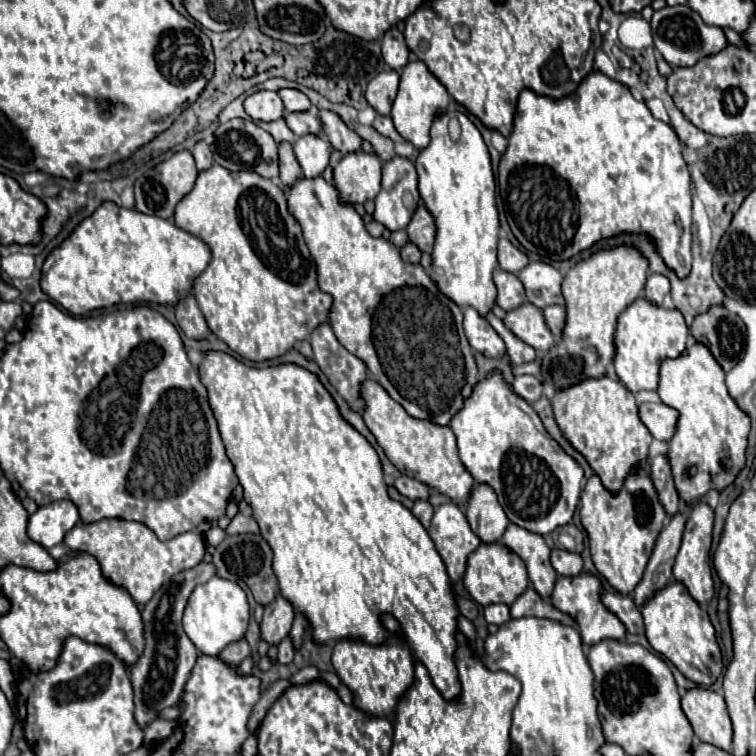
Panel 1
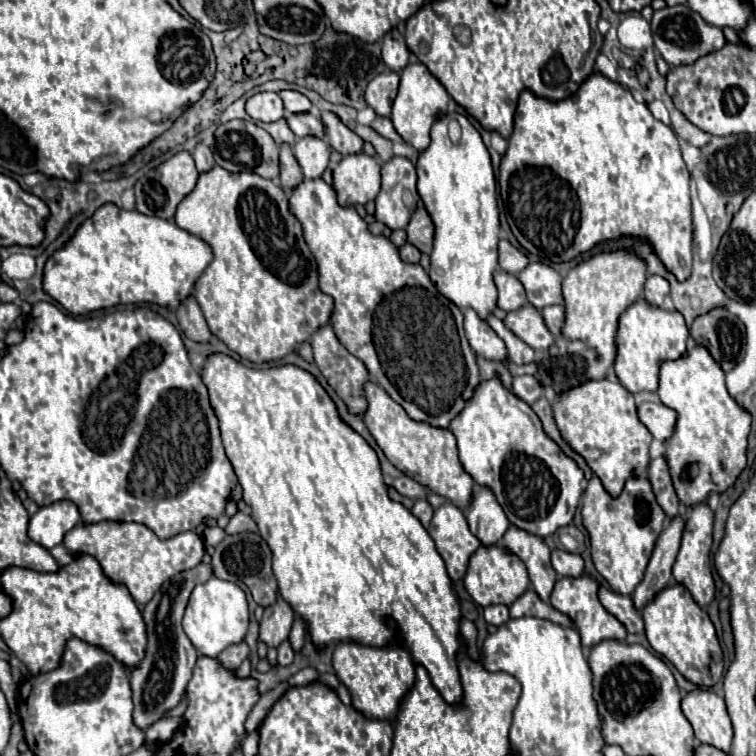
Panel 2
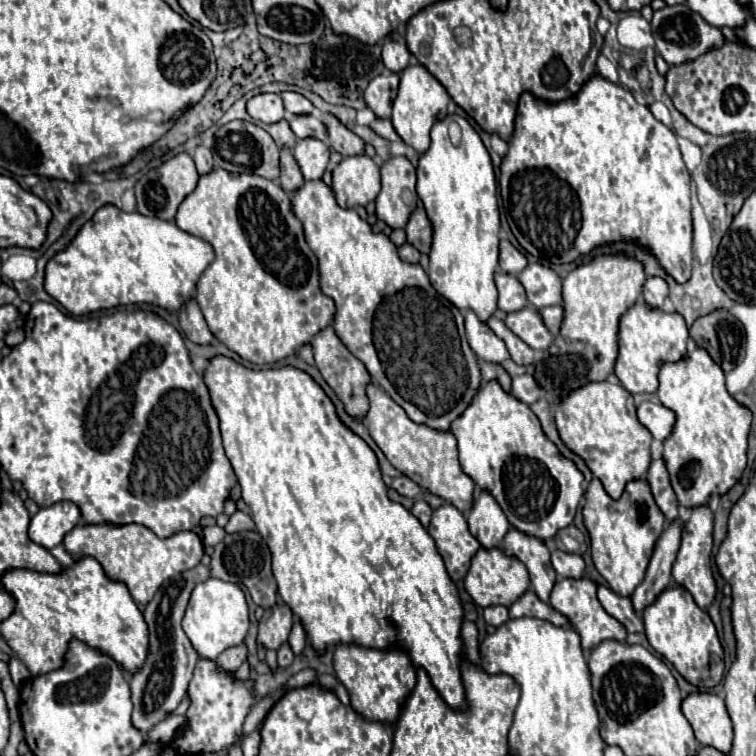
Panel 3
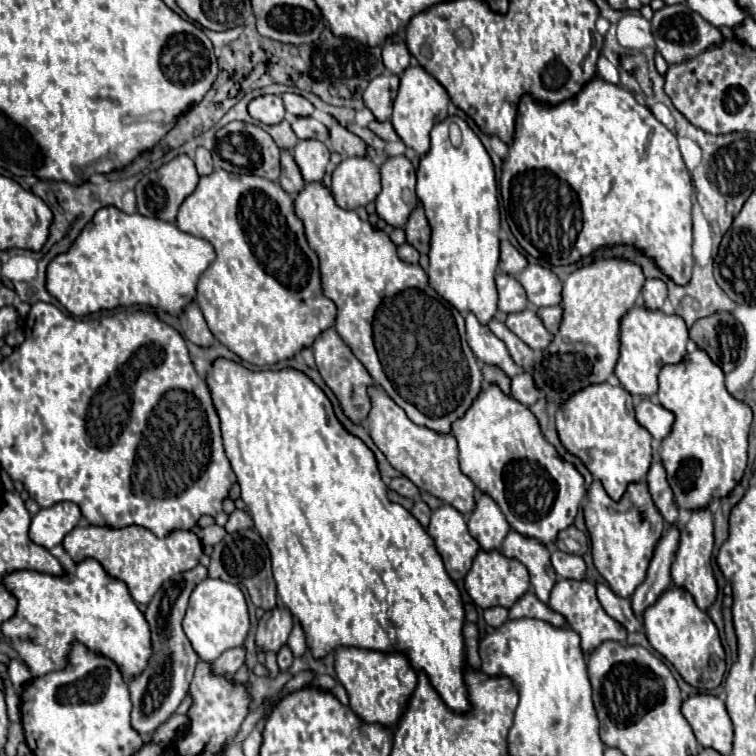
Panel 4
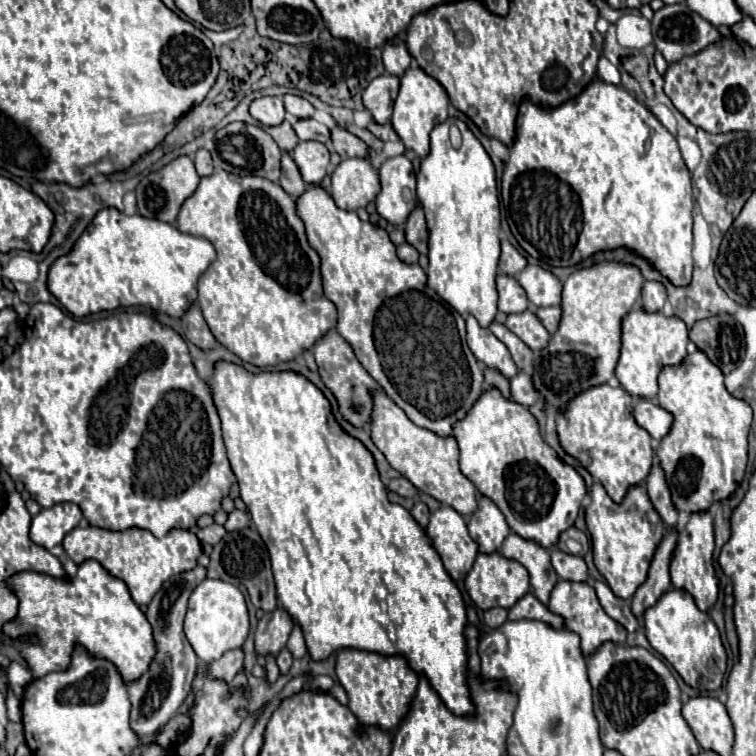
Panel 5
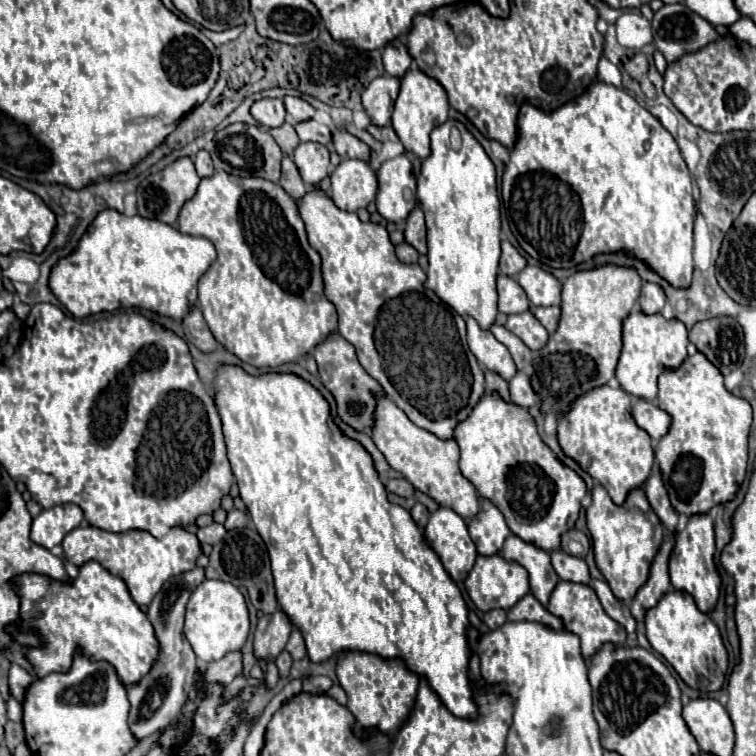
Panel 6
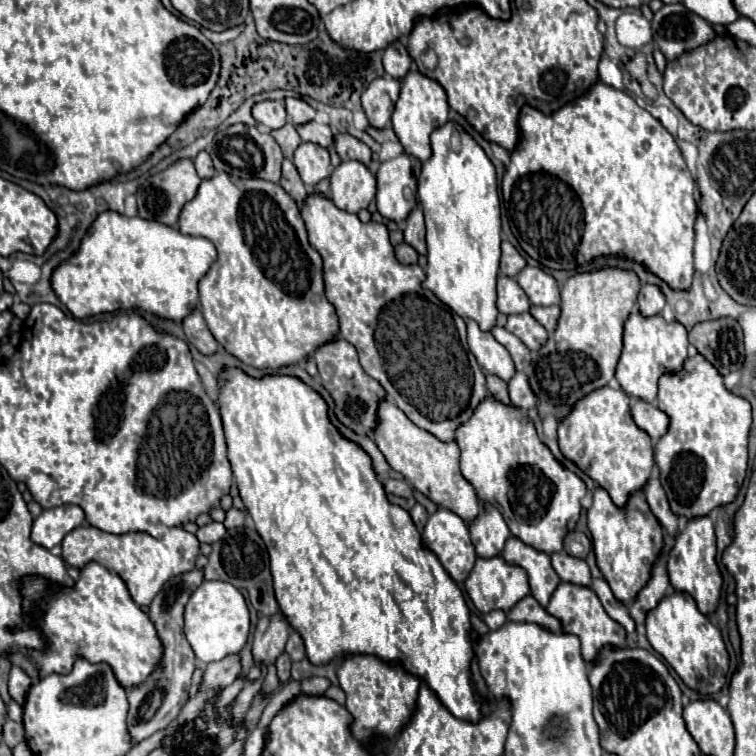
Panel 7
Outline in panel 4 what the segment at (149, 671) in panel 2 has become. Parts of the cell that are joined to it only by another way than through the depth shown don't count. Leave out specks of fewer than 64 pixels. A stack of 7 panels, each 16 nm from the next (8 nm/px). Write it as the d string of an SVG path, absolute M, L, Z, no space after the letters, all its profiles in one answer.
M198 564L192 570L186 570L182 574L172 576L162 584L162 588L156 592L156 596L150 600L150 604L144 610L146 622L150 624L150 636L152 636L152 656L148 658L146 668L134 676L130 686L130 698L132 698L132 726L140 734L150 734L158 724L168 720L180 702L188 694L188 684L194 676L194 668L198 664L198 654L194 652L190 640L186 638L182 630L182 618L188 606L190 592L208 578L208 568Z

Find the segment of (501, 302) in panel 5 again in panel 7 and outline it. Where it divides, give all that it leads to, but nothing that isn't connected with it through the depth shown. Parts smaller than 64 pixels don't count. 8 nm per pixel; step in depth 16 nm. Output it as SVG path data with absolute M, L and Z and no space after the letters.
M498 276L498 310L502 314L522 314L528 312L530 300L526 292L514 278Z

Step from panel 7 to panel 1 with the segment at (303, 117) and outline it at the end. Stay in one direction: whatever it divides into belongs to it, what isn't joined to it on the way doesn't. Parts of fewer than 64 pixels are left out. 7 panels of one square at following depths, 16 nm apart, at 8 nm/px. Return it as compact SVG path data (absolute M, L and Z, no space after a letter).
M282 88L282 90L278 90L278 96L282 98L284 108L286 108L288 112L302 112L302 110L310 110L310 108L312 108L308 96L302 94L300 90Z

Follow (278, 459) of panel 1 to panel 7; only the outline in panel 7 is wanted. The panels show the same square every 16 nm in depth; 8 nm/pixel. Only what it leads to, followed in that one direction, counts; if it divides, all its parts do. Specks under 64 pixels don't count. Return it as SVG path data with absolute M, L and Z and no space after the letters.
M222 368L218 374L218 406L220 406L220 416L224 424L224 436L226 436L226 446L228 446L228 460L232 464L232 472L240 490L240 498L246 504L246 510L250 512L258 534L262 536L266 550L270 554L270 568L272 568L272 578L274 578L274 590L276 590L276 600L280 604L280 610L288 618L290 626L298 630L304 638L306 644L306 656L310 658L312 664L326 664L330 660L338 660L346 654L374 654L386 662L400 660L404 668L424 680L430 690L440 698L440 702L456 716L462 720L476 722L480 720L480 704L478 696L474 692L474 682L470 674L470 660L474 656L474 648L470 642L470 610L464 602L464 596L456 582L444 572L444 566L428 548L424 548L424 540L420 540L420 530L412 522L410 514L396 506L390 504L384 492L384 486L380 484L370 456L352 440L344 438L338 428L332 424L328 416L328 404L324 398L310 388L306 382L302 382L296 376L278 376L278 374L266 374L262 378L252 378L240 368Z

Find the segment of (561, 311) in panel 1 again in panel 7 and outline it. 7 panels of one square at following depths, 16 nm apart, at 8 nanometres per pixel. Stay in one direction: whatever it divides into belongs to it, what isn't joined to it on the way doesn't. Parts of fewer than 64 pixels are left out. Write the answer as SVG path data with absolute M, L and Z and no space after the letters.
M532 306L530 308L532 316L552 334L556 330L556 320L560 316L560 306Z

